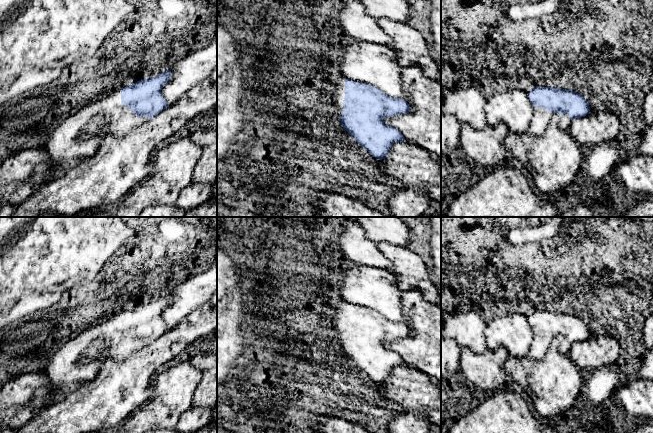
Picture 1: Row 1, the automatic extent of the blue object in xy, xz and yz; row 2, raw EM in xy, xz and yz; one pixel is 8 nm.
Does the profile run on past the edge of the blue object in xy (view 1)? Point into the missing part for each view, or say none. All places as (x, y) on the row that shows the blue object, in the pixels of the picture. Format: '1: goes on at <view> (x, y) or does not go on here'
1: goes on at xy (78, 136)

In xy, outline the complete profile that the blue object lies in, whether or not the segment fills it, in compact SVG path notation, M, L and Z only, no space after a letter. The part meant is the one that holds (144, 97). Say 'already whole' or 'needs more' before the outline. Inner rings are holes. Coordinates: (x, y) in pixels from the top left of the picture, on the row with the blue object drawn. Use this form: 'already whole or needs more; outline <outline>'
needs more; outline M168 70L156 77L139 80L84 106L74 115L66 118L53 130L44 148L51 158L51 163L36 166L34 173L28 178L28 182L41 184L50 176L59 176L75 167L81 159L94 154L106 136L123 136L162 112L169 104L161 90L170 78L171 70Z

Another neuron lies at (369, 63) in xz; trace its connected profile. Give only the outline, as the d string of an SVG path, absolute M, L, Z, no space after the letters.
M357 41L345 48L339 63L340 72L344 78L377 87L390 97L407 99L406 92L403 89L402 66L396 58L395 51L389 46Z

